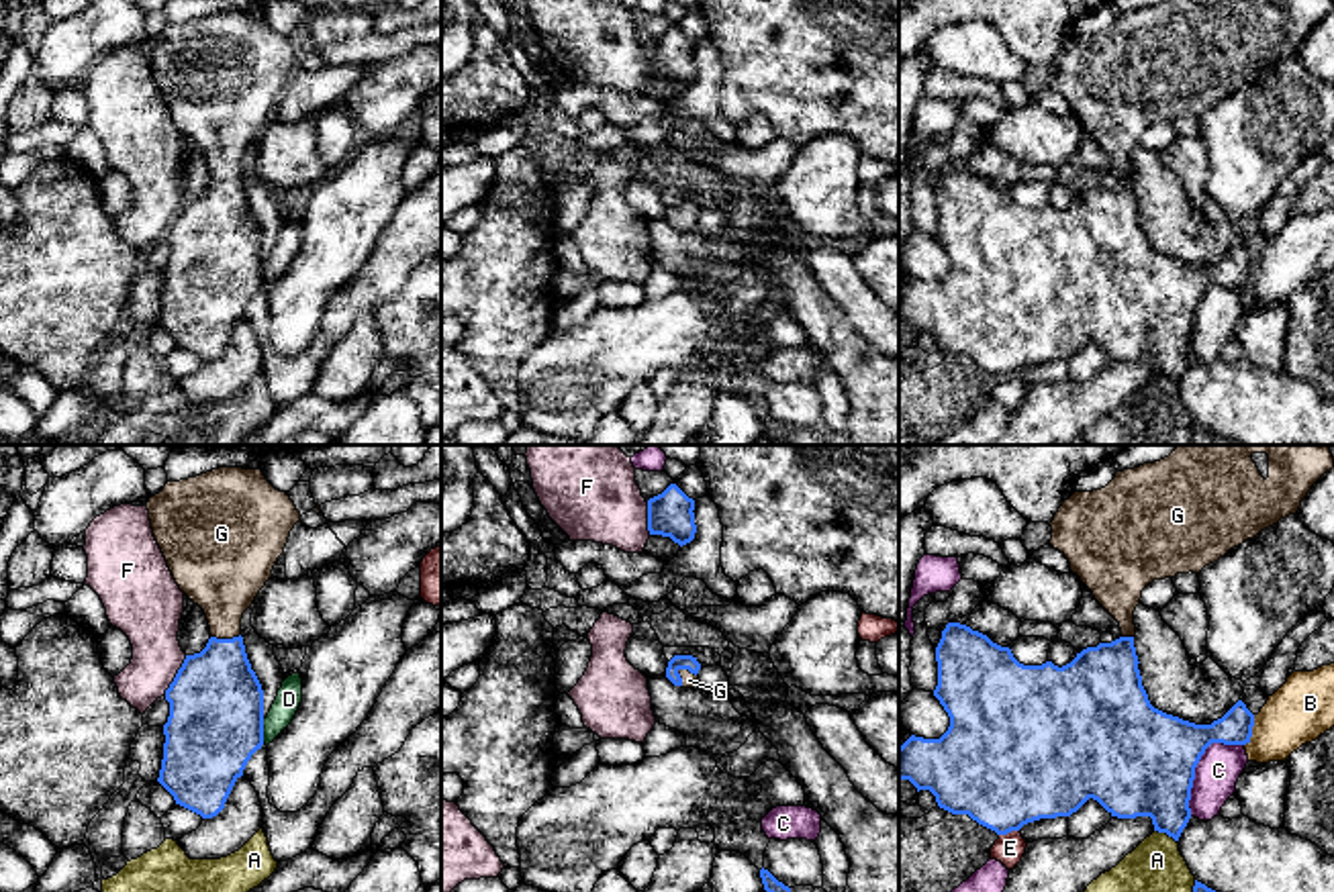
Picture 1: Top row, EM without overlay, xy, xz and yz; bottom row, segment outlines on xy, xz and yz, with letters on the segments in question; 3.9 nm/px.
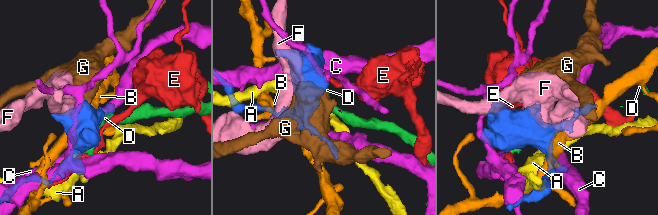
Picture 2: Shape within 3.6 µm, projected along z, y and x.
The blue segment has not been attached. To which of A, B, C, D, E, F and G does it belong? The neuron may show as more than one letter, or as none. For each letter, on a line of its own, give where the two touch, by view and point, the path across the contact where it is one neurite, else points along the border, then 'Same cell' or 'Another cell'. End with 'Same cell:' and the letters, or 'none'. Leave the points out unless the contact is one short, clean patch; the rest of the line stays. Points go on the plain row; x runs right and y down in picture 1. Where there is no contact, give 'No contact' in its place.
A: Touches blue at yz (1165, 374). Another cell
B: Touches blue at yz (1251, 274). Another cell
C: Touches blue at yz (1198, 305). Another cell
D: Touches blue at xy (262, 274). Another cell
E: Touches blue at yz (1008, 374). Boundary: yz (1018, 372), (999, 378). Another cell
F: Touches blue at xy (176, 219). Another cell
G: Touches blue at xz (687, 211). Path across: xz (679, 205), (687, 211), (689, 223). Same cell
Same cell: G

